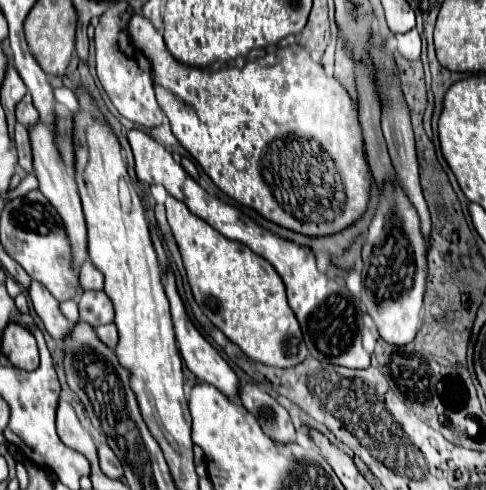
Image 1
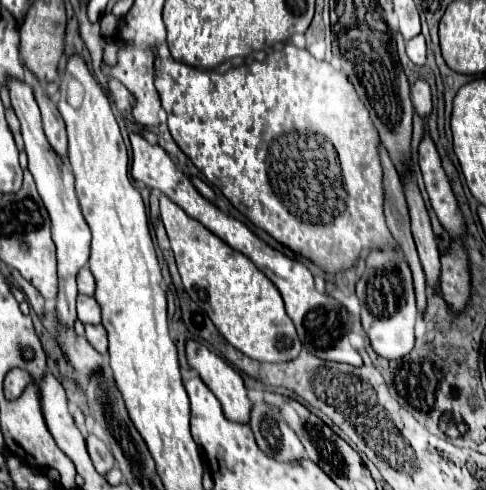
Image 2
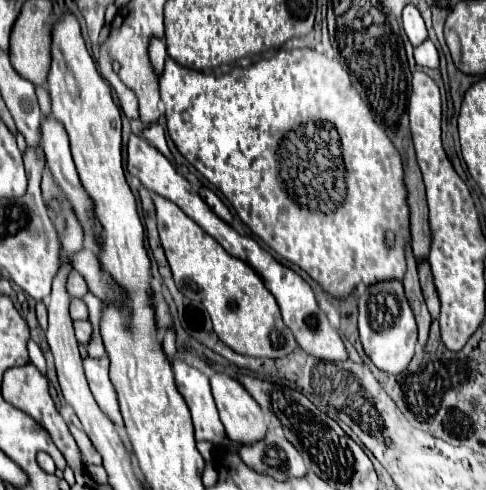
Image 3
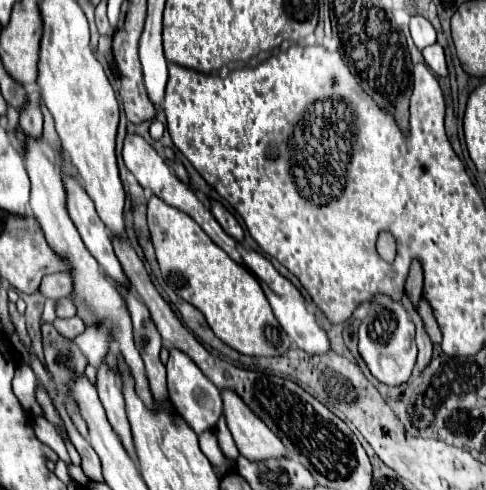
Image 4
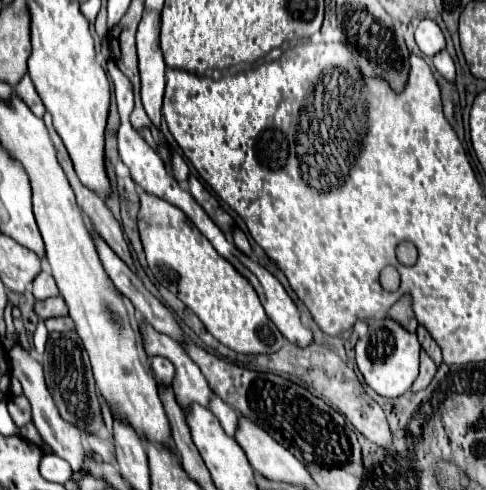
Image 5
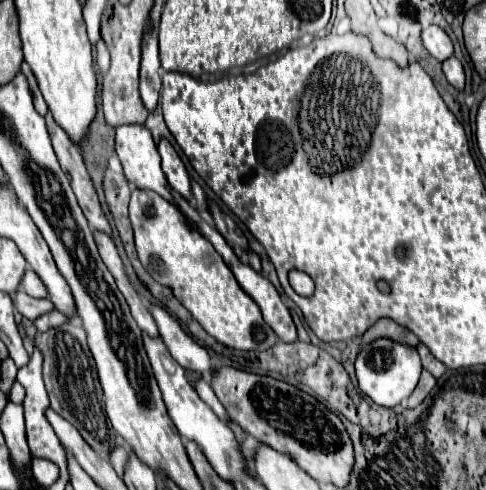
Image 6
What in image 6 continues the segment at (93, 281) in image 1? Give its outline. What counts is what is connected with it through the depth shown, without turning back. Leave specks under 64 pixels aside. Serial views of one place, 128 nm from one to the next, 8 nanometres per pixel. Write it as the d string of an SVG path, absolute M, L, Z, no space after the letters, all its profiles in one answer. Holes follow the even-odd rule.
M26 268L24 276L22 276L22 290L32 298L46 298L46 294L48 294L42 280L36 276L36 272L32 272L32 268Z

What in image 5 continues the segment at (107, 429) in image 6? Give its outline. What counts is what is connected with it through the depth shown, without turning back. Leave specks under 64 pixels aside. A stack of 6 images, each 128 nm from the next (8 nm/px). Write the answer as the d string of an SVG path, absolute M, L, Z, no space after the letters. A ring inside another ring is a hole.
M50 332L48 342L46 342L46 352L42 358L42 366L44 366L44 378L48 384L48 390L58 406L60 416L66 422L74 424L76 428L80 428L80 432L98 434L100 438L108 438L90 360L82 346L80 336L76 332Z

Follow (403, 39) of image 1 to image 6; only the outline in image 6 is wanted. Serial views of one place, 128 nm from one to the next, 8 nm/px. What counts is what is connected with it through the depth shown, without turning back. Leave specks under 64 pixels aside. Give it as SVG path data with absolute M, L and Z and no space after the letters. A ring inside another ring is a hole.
M448 58L444 64L442 64L442 70L444 70L444 76L446 76L446 80L454 86L454 88L458 88L458 90L464 90L464 84L466 84L466 76L464 76L464 68L462 68L462 64L460 64L460 60L458 58Z

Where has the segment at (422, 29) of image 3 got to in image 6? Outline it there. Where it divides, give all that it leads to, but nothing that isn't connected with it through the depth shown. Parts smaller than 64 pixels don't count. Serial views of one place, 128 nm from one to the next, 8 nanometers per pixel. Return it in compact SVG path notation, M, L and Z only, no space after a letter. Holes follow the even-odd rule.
M430 26L422 32L422 40L424 40L424 46L426 50L438 60L438 62L444 62L448 60L452 54L454 54L454 46L452 46L452 40L450 36L440 28L440 26Z

